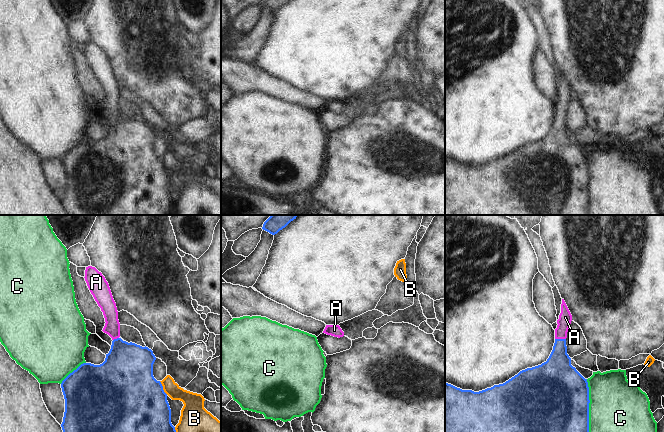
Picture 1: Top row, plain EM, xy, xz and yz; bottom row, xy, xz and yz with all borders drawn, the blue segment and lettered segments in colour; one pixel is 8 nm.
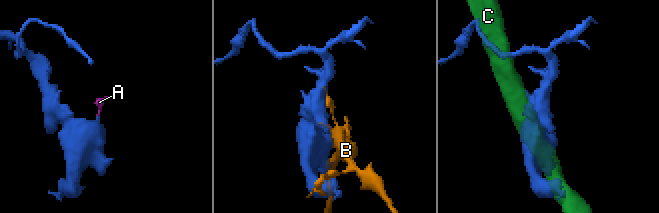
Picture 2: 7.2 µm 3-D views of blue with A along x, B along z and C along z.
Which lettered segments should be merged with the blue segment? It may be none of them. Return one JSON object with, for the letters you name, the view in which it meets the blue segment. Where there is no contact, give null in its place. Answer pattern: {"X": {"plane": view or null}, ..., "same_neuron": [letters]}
{"A": {"plane": "yz"}, "same_neuron": ["A"]}

